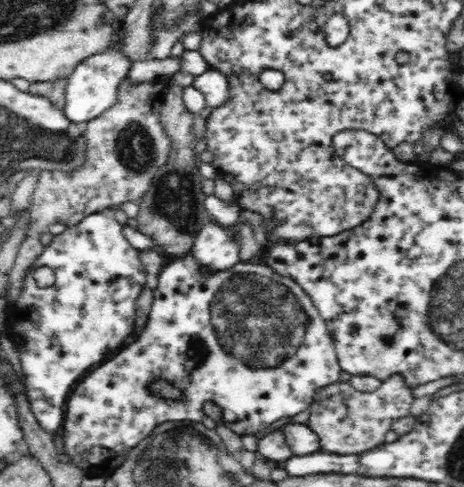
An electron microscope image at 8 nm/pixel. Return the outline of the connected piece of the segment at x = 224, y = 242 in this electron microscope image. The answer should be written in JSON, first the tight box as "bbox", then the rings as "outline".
{"bbox":[189,222,241,270],"outline":[[[208,222],[198,231],[194,243],[189,254],[197,256],[198,262],[210,270],[226,270],[241,262],[240,244],[234,240],[228,224]]]}

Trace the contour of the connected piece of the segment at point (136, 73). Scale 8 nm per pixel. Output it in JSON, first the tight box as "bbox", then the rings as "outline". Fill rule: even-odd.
{"bbox":[127,56,182,84],"outline":[[[182,56],[138,60],[132,63],[127,79],[131,84],[162,80],[180,71],[180,66],[182,66]]]}

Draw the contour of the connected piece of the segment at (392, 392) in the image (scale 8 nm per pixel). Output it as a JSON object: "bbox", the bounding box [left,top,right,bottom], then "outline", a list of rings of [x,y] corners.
{"bbox":[307,374,415,454],"outline":[[[395,374],[383,380],[375,392],[355,390],[347,382],[338,382],[324,386],[316,394],[310,405],[310,418],[307,425],[318,435],[320,448],[326,453],[360,454],[384,444],[384,436],[392,423],[410,415],[415,397],[406,386],[404,378]]]}

